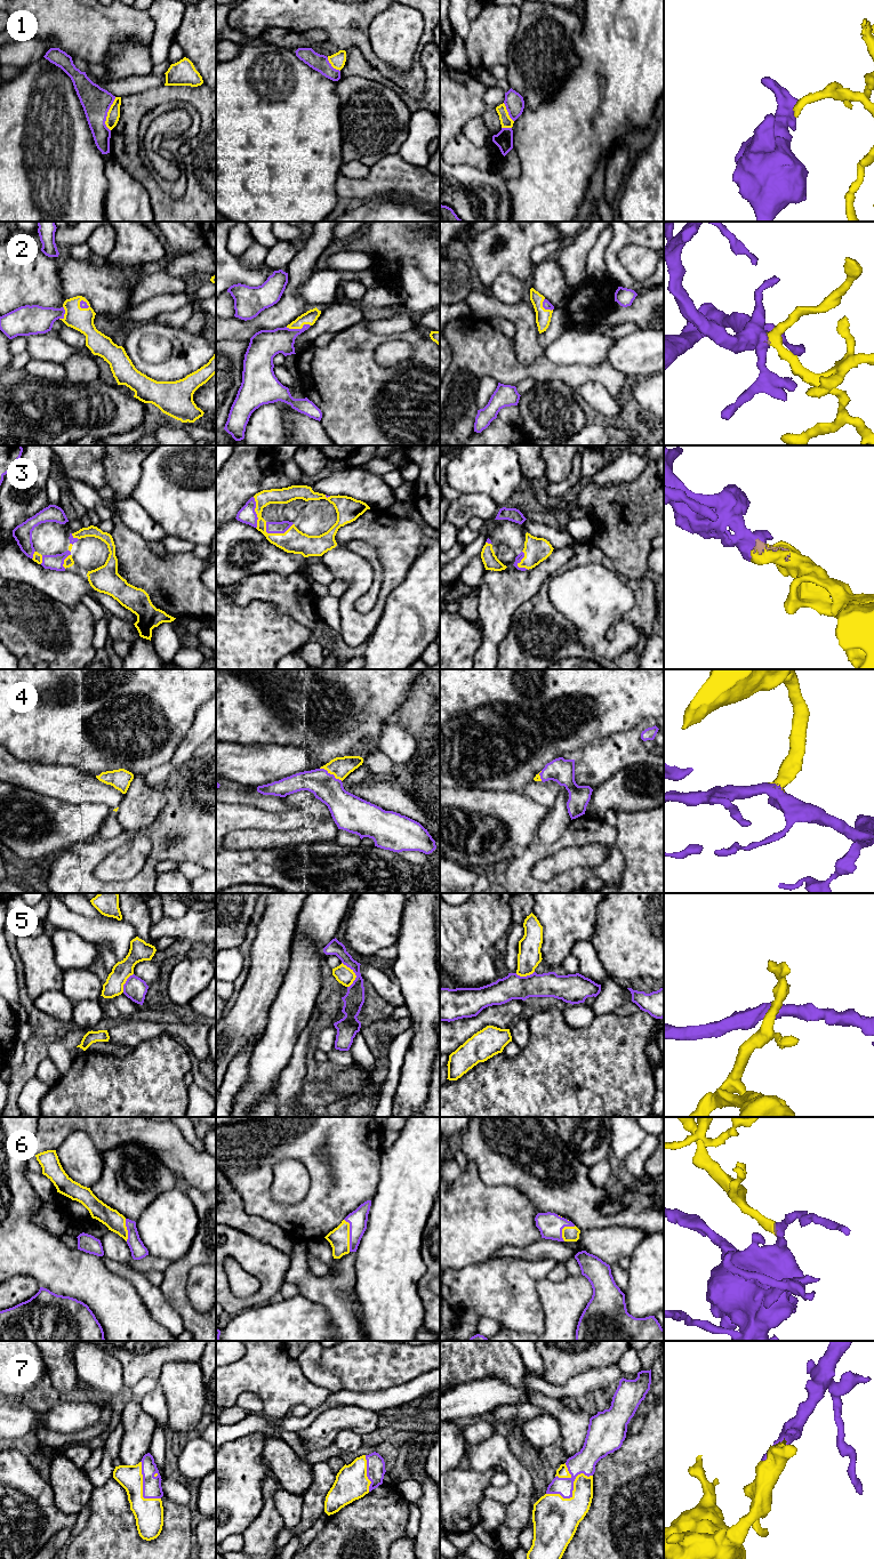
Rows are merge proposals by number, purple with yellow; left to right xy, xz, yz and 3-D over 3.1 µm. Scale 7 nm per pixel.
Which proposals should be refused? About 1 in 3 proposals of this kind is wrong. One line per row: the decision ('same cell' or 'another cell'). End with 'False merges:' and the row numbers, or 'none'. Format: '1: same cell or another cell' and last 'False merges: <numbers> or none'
1: another cell
2: same cell
3: same cell
4: same cell
5: another cell
6: same cell
7: same cell
False merges: 1, 5

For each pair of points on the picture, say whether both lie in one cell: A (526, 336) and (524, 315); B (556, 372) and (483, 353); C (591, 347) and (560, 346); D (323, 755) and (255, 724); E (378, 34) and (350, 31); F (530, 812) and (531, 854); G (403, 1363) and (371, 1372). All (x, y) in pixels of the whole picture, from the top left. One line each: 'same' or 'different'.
A: same
B: same
C: same
D: same
E: different
F: different
G: same

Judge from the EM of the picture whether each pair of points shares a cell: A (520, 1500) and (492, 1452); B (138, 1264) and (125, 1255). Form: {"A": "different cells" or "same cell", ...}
{"A": "same cell", "B": "different cells"}

